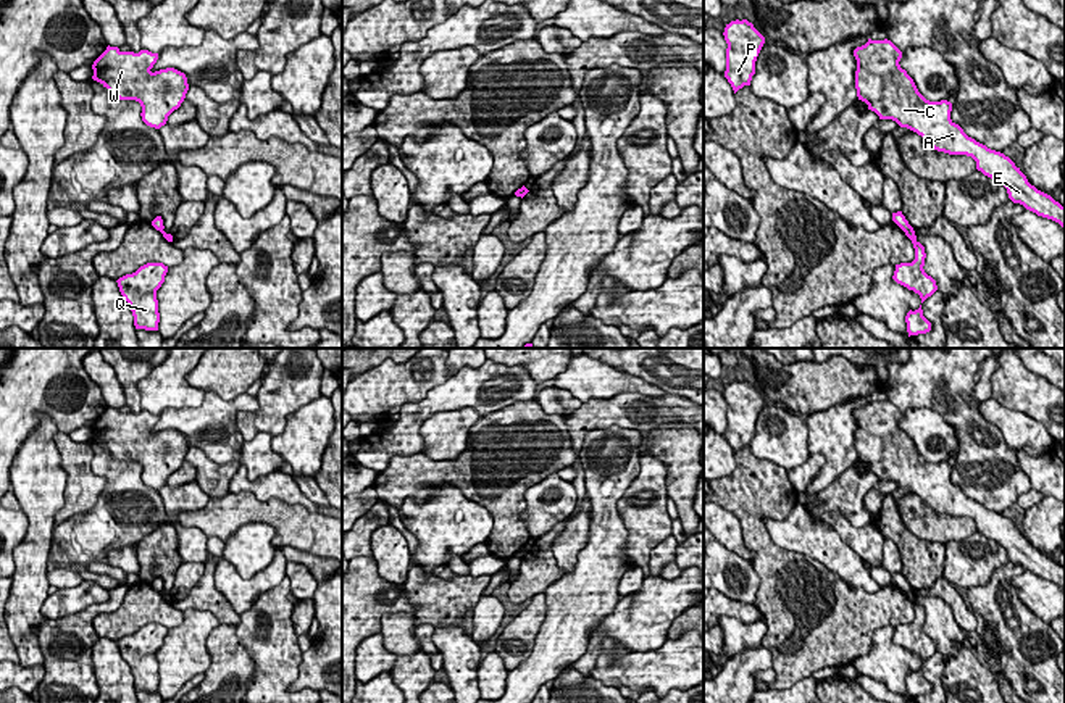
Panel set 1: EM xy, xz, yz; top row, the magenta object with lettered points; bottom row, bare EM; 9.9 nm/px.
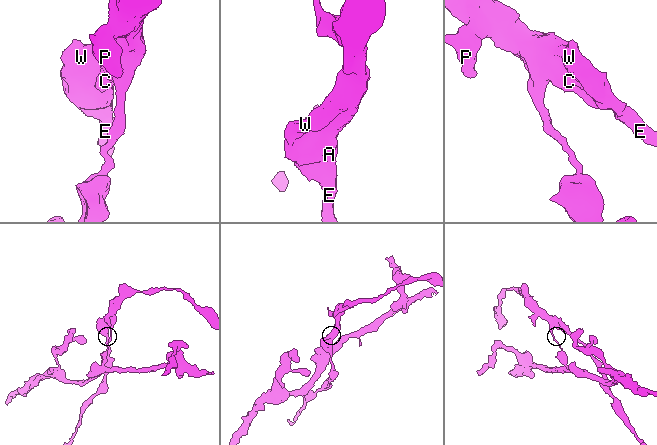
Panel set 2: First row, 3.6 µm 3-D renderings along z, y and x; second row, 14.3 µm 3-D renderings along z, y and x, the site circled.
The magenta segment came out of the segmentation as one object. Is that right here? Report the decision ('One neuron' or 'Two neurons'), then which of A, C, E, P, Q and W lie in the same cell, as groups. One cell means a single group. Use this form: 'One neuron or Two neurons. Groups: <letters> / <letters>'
Two neurons. Groups: A C E P W / Q

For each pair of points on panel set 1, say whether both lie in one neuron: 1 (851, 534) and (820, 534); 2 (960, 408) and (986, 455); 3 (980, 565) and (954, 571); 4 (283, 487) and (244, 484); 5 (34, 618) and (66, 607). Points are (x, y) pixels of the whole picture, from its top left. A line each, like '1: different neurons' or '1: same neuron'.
1: different neurons
2: same neuron
3: same neuron
4: same neuron
5: different neurons

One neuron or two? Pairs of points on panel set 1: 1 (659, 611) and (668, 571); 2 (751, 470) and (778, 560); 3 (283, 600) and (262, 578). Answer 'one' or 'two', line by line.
1: two
2: one
3: two

